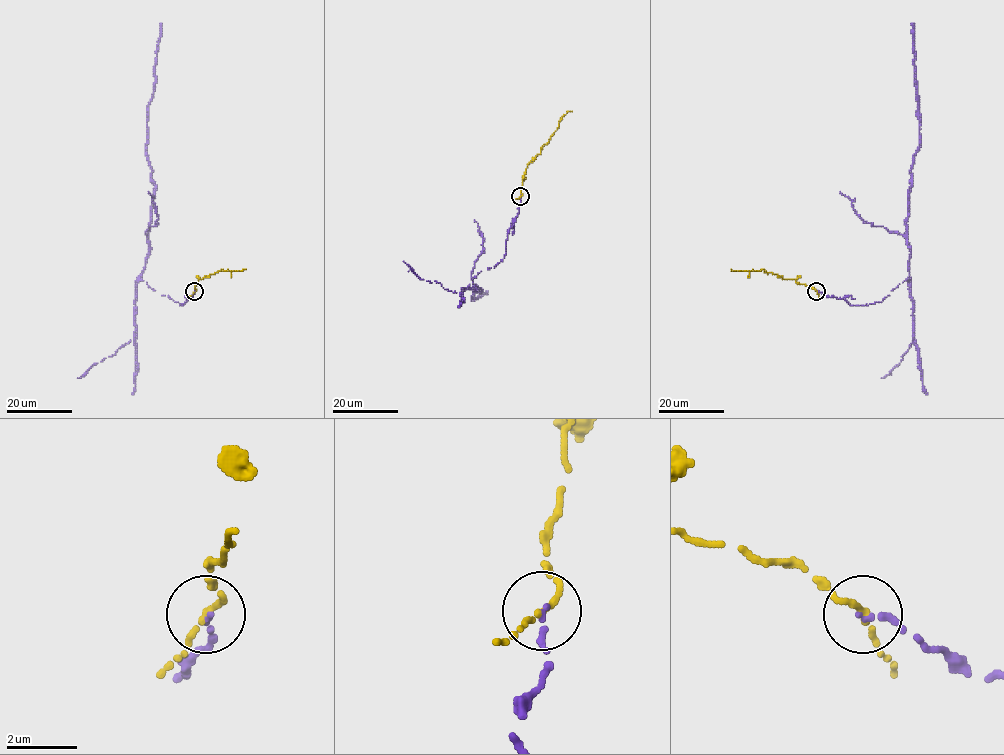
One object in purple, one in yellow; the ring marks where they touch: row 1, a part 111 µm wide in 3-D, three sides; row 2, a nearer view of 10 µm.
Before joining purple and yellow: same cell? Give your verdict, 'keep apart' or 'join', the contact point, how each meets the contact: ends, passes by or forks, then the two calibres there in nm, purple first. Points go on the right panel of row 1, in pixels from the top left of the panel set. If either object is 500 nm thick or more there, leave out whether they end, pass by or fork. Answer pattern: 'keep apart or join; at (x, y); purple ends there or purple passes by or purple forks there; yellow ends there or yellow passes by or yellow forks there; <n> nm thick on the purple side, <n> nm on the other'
join; at (816, 291); purple ends there; yellow passes by; 170 nm thick on the purple side, 170 nm on the other

